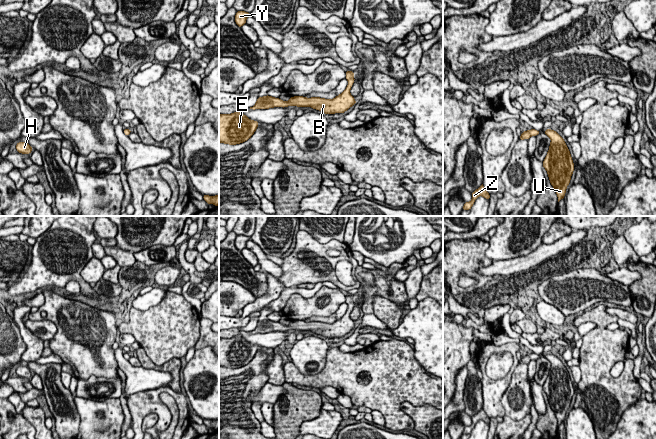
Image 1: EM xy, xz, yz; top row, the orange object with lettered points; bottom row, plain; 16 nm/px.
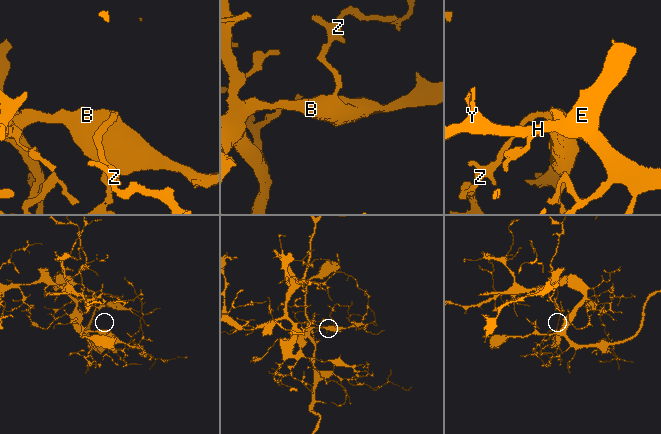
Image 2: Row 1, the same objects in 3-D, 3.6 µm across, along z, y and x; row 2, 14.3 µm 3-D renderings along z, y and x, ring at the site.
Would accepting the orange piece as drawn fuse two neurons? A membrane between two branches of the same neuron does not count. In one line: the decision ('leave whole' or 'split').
leave whole

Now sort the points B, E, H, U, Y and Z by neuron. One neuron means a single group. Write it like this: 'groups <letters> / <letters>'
groups B E H U Y Z

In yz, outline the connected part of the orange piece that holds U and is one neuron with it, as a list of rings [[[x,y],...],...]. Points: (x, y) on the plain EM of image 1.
[[[551,353],[544,355],[551,363],[548,377],[543,385],[543,391],[548,397],[551,409],[554,411],[558,426],[564,422],[566,412],[574,395],[574,387],[564,363]]]

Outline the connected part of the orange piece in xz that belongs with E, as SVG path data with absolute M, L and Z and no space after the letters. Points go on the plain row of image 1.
M241 334L232 338L219 338L219 366L235 369L247 365L259 347L250 344Z

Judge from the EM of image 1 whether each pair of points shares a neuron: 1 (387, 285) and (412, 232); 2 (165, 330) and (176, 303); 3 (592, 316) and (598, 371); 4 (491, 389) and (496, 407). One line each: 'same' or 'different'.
1: different
2: same
3: same
4: same

